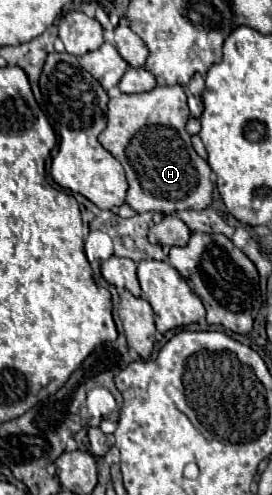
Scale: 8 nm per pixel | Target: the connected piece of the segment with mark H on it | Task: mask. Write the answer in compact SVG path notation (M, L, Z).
M181 85L155 87L147 93L109 99L107 127L99 135L99 143L123 165L129 183L127 203L137 213L173 213L183 209L205 209L211 205L211 169L191 145L191 137L185 131L187 119L189 109Z

